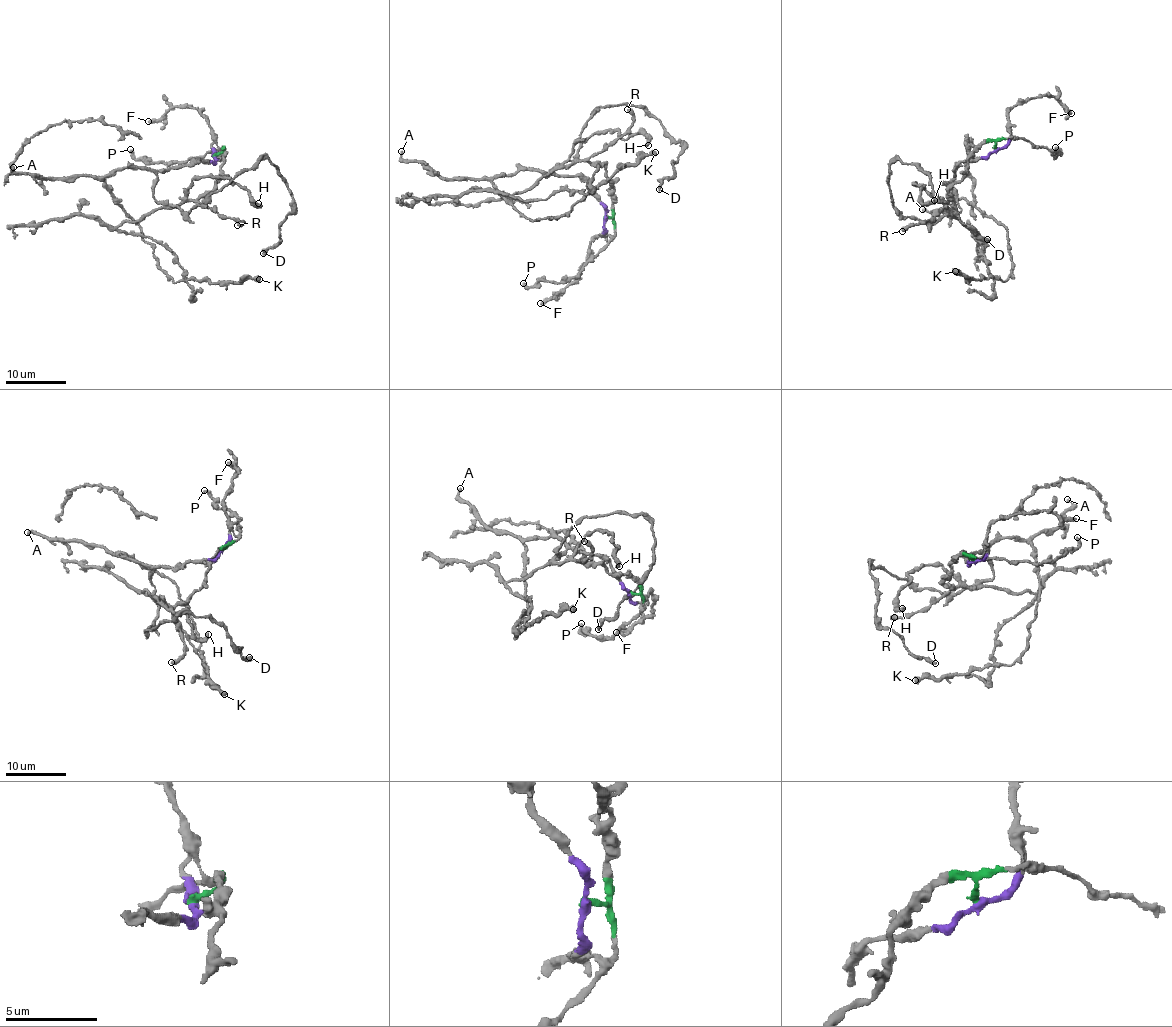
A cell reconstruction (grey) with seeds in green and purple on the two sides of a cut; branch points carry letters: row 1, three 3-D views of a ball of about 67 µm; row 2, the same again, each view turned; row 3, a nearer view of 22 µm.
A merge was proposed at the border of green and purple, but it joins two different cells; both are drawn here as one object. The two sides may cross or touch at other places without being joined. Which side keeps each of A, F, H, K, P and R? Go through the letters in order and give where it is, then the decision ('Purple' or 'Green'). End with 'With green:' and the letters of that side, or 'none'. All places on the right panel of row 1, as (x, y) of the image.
A: Place: (922, 209). Purple
F: Place: (1071, 113). Purple
H: Place: (934, 200). Green
K: Place: (955, 271). Purple
P: Place: (1055, 147). Green
R: Place: (902, 231). Green
With green: H, P, R

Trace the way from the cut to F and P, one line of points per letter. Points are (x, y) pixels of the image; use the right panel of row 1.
F: (995, 149), (1000, 149), (1010, 137), (1008, 111), (1014, 106), (1043, 95), (1055, 97), (1071, 113)
P: (995, 149), (999, 140), (1014, 137), (1059, 154), (1056, 157), (1060, 154), (1055, 147)

